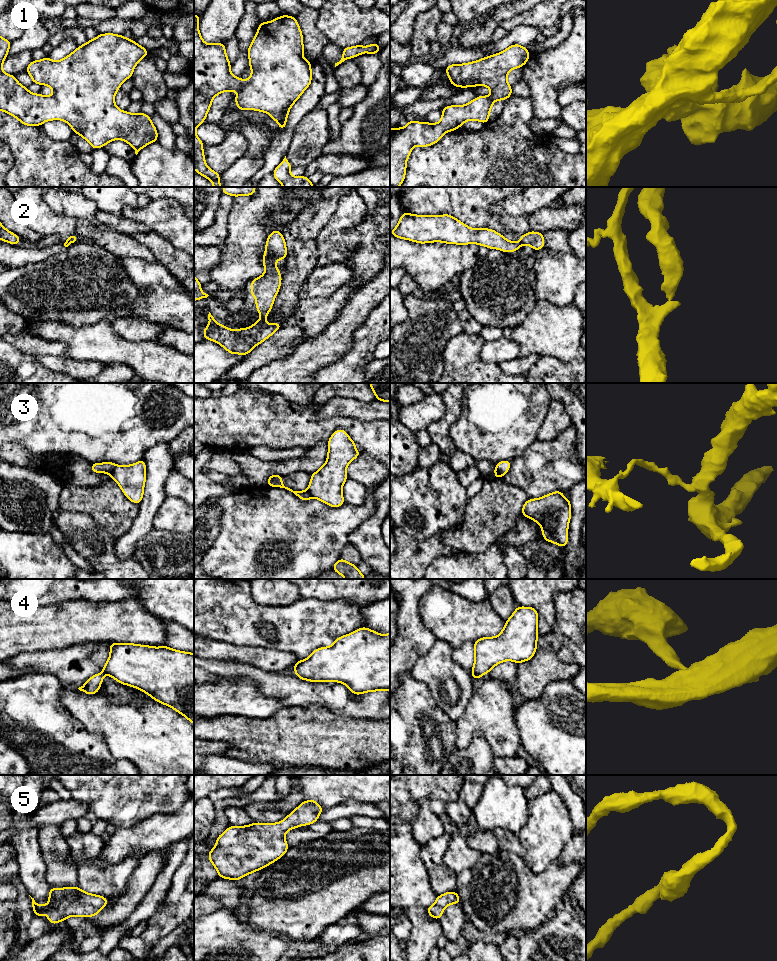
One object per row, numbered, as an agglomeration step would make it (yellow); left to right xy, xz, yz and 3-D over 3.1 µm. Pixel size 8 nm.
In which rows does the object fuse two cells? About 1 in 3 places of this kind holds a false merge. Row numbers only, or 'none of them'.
2, 3, 4

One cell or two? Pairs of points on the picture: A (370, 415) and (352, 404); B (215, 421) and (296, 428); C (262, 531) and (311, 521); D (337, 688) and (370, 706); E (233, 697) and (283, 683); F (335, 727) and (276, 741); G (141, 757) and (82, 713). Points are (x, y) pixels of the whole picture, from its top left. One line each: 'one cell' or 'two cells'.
A: one cell
B: one cell
C: one cell
D: one cell
E: two cells
F: one cell
G: one cell

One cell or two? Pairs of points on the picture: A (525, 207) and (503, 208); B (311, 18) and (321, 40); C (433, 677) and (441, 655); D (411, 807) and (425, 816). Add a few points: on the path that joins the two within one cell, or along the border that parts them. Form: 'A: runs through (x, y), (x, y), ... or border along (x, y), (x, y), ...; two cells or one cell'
A: runs through (520, 207), (508, 207); one cell
B: runs through (311, 23), (311, 30), (316, 35); one cell
C: runs through (436, 672), (438, 660); one cell
D: border along (438, 815), (421, 800), (410, 823); two cells

